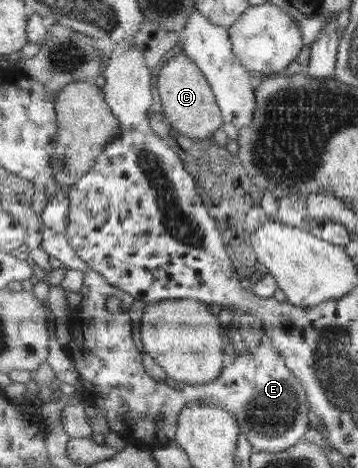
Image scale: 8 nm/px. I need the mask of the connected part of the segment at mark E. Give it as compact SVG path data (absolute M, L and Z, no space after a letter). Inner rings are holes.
M46 234L40 246L68 269L84 272L81 309L73 315L74 339L66 351L75 361L86 398L93 406L105 410L111 430L129 444L141 448L171 444L176 437L180 412L190 404L216 405L235 414L255 452L285 452L303 440L310 429L308 393L266 334L256 347L239 350L219 379L211 383L181 383L175 388L169 387L146 371L141 344L137 344L137 336L133 336L129 311L131 304L137 304L137 297L109 284L106 276L79 257L67 235ZM109 296L116 296L121 302L117 314L107 310Z

